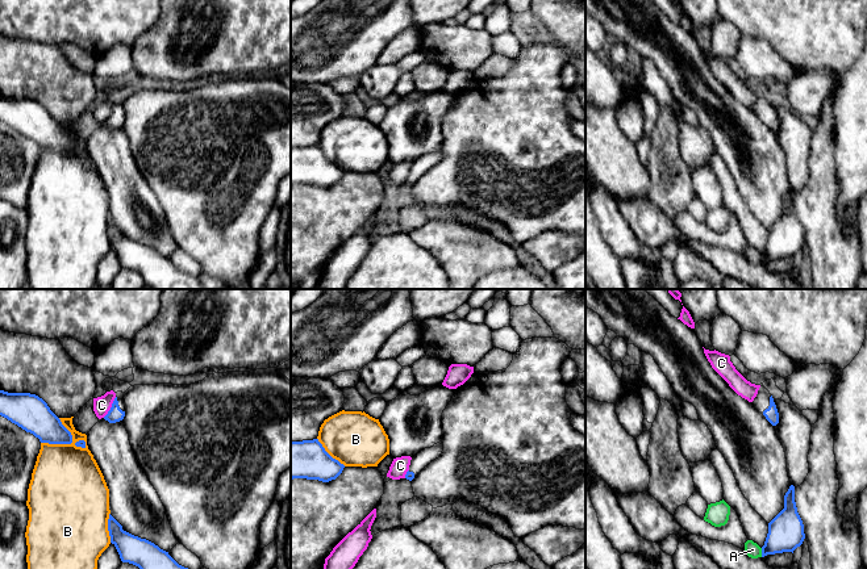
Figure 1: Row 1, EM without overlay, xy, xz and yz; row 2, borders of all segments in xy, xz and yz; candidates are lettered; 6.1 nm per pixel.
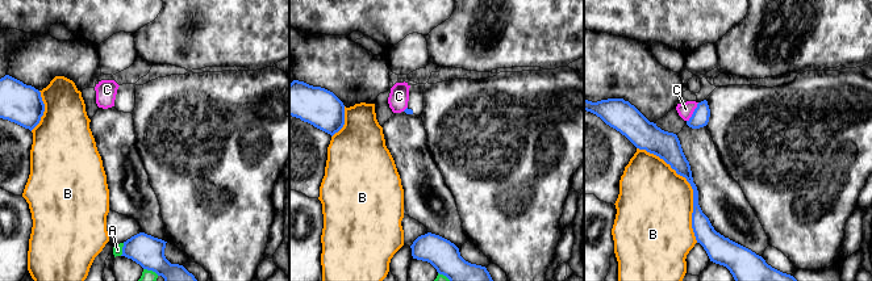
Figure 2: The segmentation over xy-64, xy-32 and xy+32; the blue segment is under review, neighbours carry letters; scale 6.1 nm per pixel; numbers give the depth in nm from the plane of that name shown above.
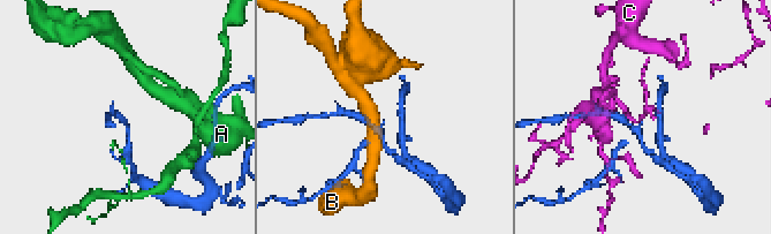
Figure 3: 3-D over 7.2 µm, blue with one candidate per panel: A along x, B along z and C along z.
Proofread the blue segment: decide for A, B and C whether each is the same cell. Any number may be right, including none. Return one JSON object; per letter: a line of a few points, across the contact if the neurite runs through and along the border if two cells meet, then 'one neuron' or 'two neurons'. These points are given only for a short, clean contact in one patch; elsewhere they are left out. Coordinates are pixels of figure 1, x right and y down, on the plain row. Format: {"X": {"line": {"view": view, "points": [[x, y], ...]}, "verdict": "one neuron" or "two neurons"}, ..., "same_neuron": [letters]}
{"A": {"verdict": "two neurons"}, "B": {"verdict": "two neurons"}, "C": {"verdict": "two neurons"}, "same_neuron": []}

